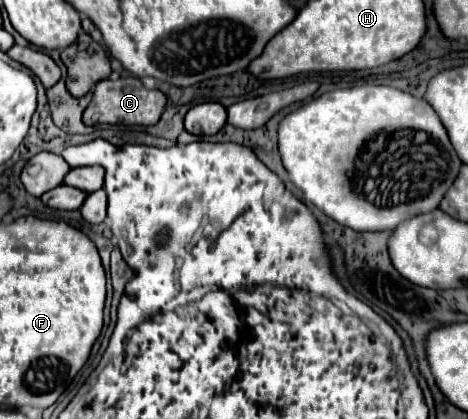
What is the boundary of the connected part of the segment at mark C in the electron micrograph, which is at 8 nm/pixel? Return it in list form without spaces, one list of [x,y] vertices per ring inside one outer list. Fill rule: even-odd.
[[[121,78],[119,80],[101,80],[95,86],[93,100],[83,112],[83,120],[87,126],[95,122],[107,122],[107,124],[137,124],[137,126],[151,126],[157,124],[161,118],[161,112],[165,108],[165,94],[159,90],[147,90],[139,78]]]

